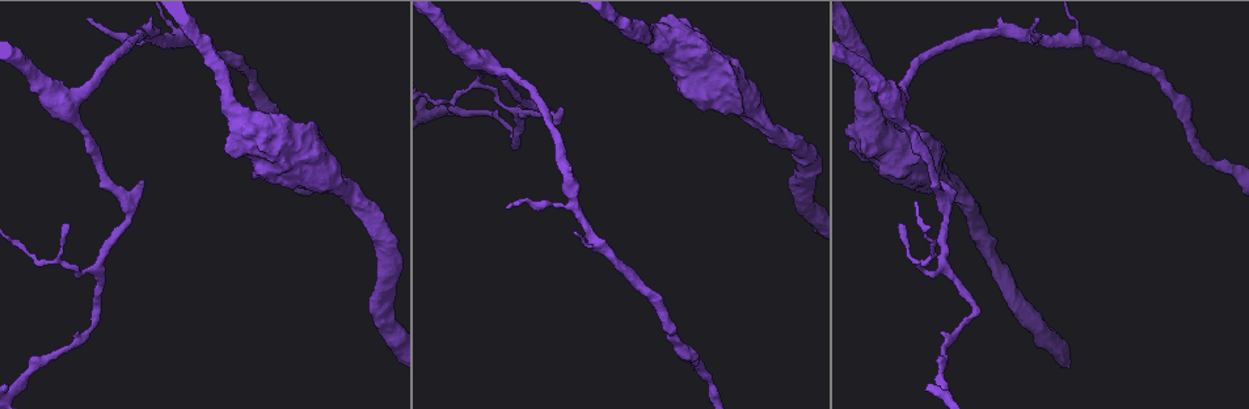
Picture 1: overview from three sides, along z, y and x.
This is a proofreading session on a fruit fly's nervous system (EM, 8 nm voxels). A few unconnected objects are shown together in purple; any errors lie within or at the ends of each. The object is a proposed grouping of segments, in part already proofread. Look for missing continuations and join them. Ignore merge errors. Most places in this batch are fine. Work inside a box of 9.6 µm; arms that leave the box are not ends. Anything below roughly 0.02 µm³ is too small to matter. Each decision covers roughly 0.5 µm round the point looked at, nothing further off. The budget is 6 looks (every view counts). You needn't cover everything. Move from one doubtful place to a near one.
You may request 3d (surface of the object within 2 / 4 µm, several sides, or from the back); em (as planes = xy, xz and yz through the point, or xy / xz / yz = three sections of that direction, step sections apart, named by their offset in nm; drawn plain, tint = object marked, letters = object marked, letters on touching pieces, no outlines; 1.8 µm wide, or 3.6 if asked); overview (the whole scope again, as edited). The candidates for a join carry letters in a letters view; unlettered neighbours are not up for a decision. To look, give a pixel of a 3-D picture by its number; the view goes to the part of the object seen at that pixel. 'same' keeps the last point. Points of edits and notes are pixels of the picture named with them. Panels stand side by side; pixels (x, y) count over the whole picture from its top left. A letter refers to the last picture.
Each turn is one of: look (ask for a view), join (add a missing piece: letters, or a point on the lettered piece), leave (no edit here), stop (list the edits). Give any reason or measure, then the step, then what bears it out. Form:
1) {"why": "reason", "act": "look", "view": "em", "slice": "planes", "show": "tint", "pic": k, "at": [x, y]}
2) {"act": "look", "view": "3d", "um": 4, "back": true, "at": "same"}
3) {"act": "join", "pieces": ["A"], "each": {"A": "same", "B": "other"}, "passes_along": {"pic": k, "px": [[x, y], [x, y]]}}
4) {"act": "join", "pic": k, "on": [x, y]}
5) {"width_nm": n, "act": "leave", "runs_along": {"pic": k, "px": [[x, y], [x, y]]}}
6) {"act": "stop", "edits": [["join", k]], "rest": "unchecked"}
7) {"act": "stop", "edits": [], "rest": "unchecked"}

{"why": "an open end", "act": "look", "view": "3d", "um": 4, "pic": 1, "at": [940, 180]}

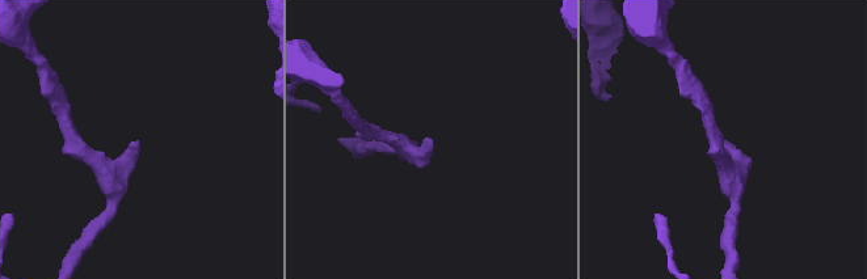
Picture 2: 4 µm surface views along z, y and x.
{"act": "look", "view": "em", "um": 3.6, "slice": "xz", "step": 4, "show": "tint", "pic": 2, "at": [433, 144]}

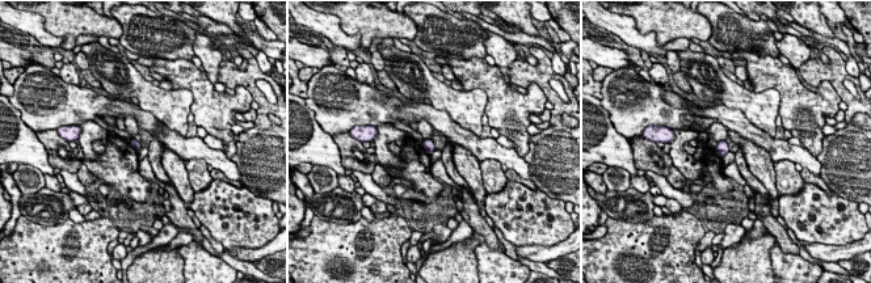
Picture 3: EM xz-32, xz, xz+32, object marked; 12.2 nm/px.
{"why": "cut it another way", "act": "look", "view": "em", "um": 3.6, "slice": "xy", "step": 16, "show": "letters", "at": "same"}

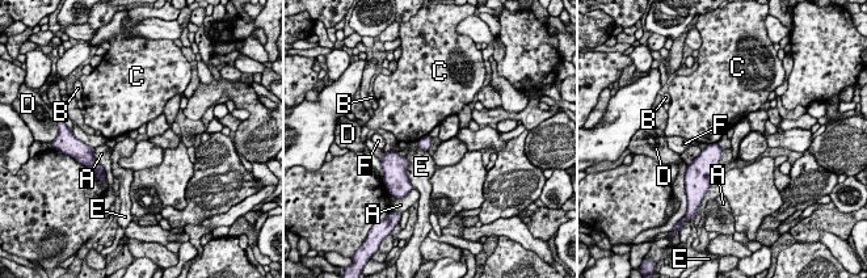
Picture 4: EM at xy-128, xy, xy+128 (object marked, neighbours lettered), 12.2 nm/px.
{"longest_contact_nm": ["E", 300], "act": "leave", "each": {"A": "other", "B": "other", "C": "other", "D": "other", "E": "other", "F": "other"}, "found": "none of them fits"}

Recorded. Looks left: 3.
{"why": "tapers out", "act": "look", "view": "em", "slice": "planes", "show": "letters", "pic": 1, "at": [66, 225]}

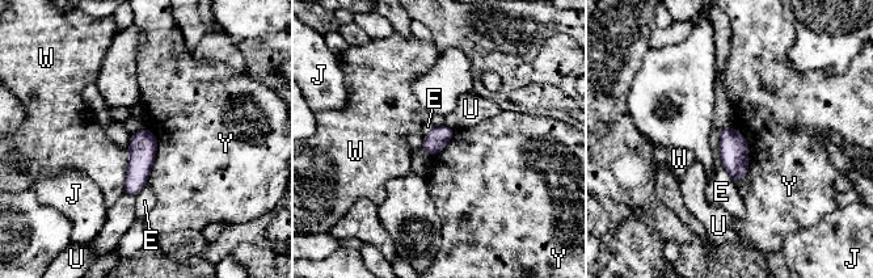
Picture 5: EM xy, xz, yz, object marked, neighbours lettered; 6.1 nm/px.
{"act": "leave", "each": {"E": "other", "J": "other", "U": "other", "W": "other", "Y": "other"}, "border": {"pic": 5, "px": [[734, 127], [747, 148], [736, 185]]}, "found": "no lettered piece goes on from it"}

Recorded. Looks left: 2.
{"why": "thick turns thin", "act": "look", "view": "3d", "um": 4, "pic": 1, "at": [237, 118]}

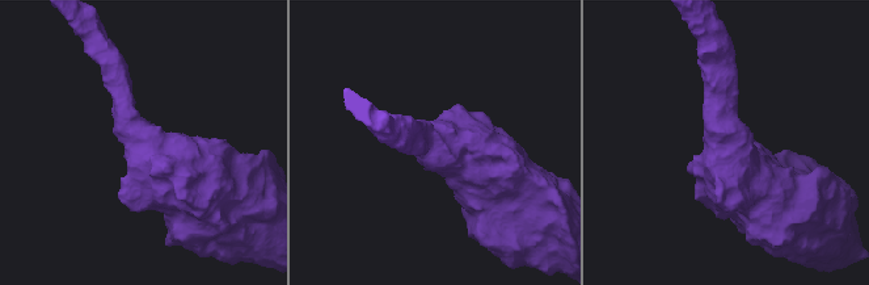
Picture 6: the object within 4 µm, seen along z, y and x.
{"why": "now the EM", "act": "look", "view": "em", "um": 3.6, "slice": "planes", "show": "letters", "pic": 6, "at": [139, 144]}

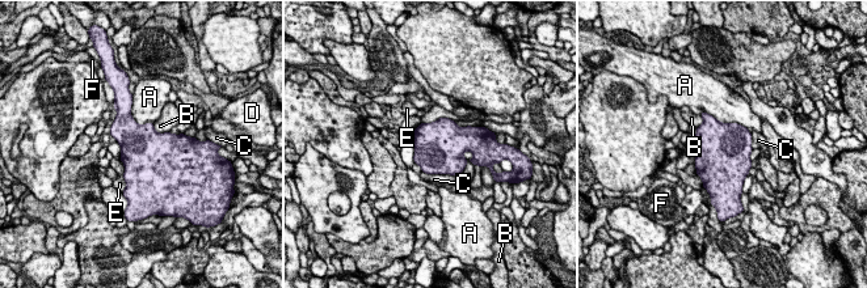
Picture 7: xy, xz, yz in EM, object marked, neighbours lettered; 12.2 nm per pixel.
{"longest_contact_nm": ["A", 600], "act": "leave", "each": {"A": "other", "B": "other", "C": "other", "D": "other", "E": "other", "F": "other"}, "border": {"pic": 7, "px": [[699, 114], [706, 111], [746, 128]]}, "found": "no lettered piece goes on from it"}

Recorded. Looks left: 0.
{"act": "stop", "edits": [], "rest": "unchecked"}

